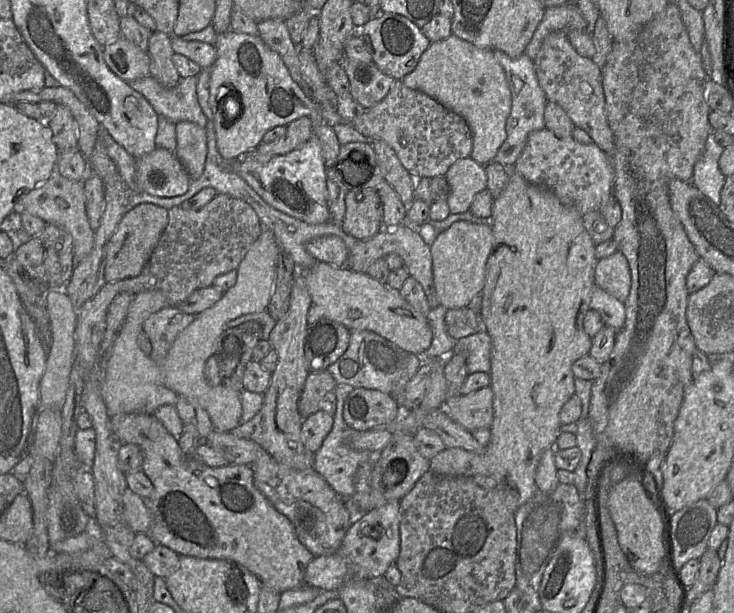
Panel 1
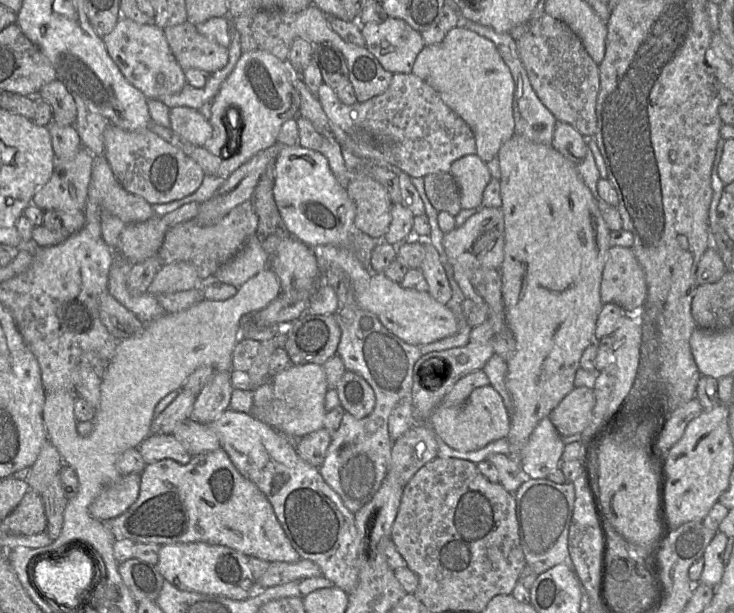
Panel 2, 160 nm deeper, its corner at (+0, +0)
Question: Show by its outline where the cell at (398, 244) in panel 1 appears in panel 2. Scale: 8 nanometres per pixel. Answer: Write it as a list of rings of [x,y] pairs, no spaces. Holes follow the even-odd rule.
[[[421,238],[425,246],[425,257],[420,265],[425,280],[428,283],[429,294],[441,304],[447,304],[452,299],[452,289],[445,269],[440,261],[438,251],[429,238]]]

